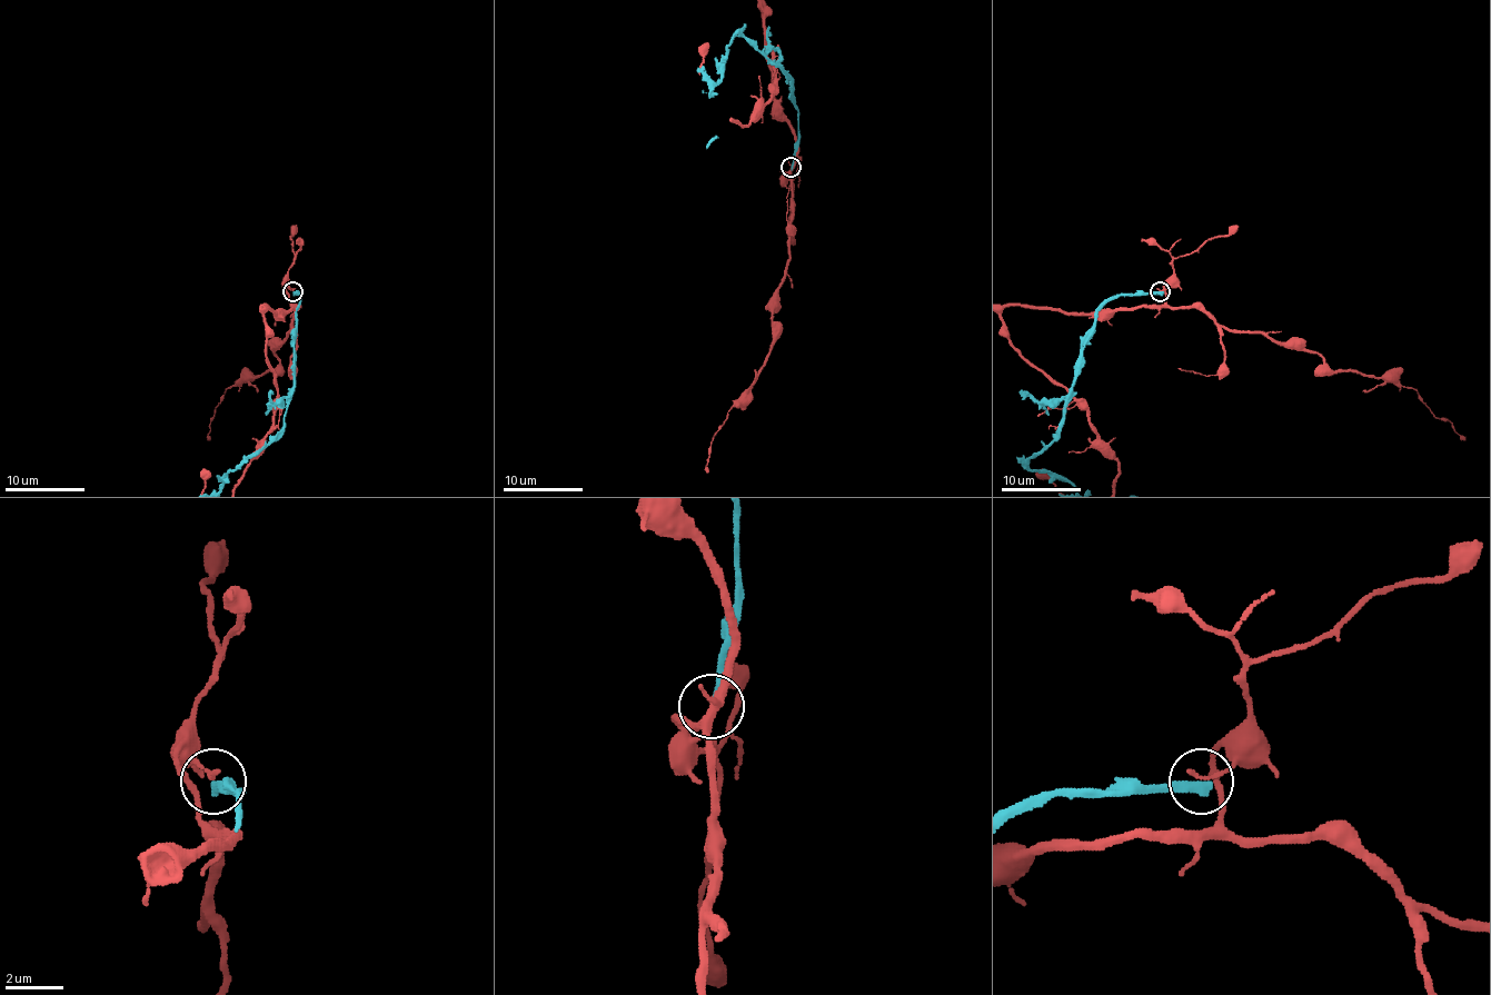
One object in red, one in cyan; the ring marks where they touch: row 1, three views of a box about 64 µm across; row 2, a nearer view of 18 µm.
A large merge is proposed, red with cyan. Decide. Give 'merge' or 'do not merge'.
do not merge

